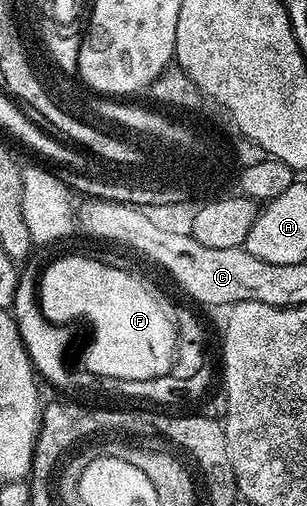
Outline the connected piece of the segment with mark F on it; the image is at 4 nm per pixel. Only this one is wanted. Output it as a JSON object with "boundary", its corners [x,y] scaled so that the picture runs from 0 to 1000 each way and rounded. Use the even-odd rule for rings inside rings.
{"boundary":[[[195,508],[143,540],[130,555],[124,611],[156,611],[156,626],[235,626],[235,619],[287,619],[313,634],[313,682],[287,698],[287,721],[313,737],[378,737],[378,745],[495,745],[495,737],[560,735],[573,708],[573,648],[557,617],[440,547],[378,524],[309,516],[300,508]]]}

